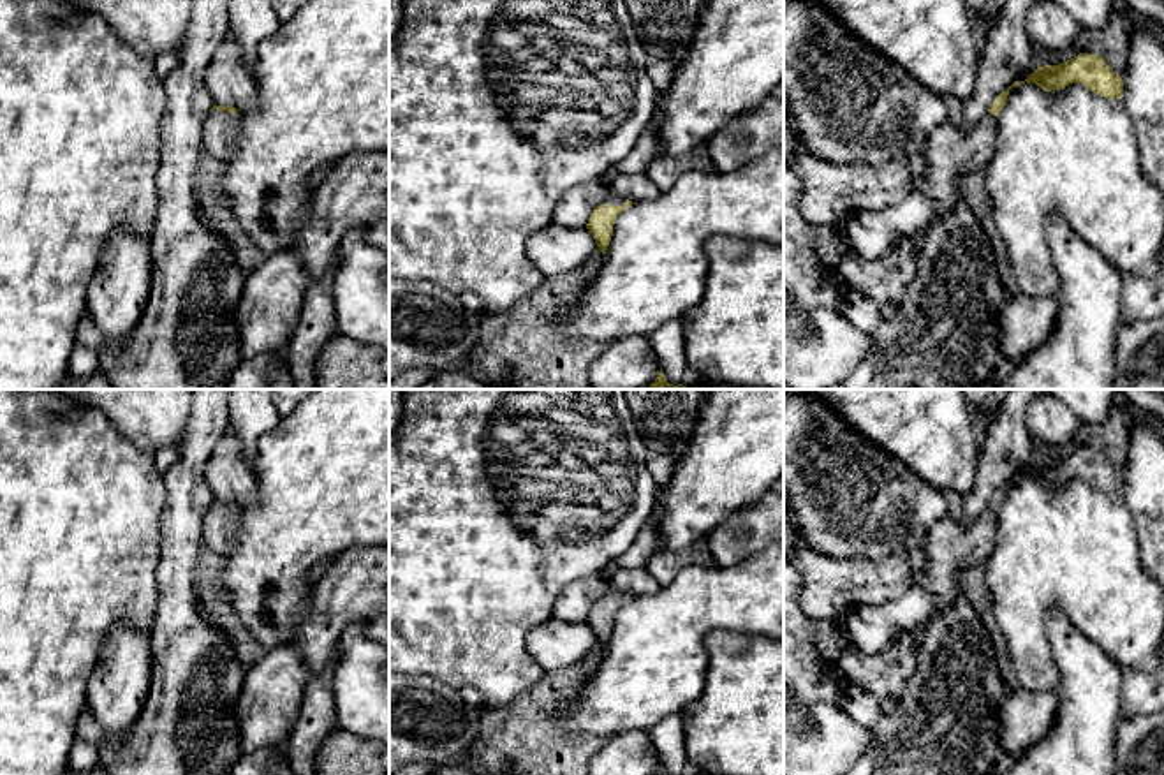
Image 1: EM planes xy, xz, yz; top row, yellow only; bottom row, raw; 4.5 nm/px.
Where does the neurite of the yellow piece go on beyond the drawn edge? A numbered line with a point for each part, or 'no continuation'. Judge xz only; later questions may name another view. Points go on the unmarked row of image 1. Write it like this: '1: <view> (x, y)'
1: xz (611, 592)

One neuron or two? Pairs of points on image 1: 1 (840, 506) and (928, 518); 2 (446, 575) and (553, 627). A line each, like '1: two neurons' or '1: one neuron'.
1: one neuron
2: two neurons

